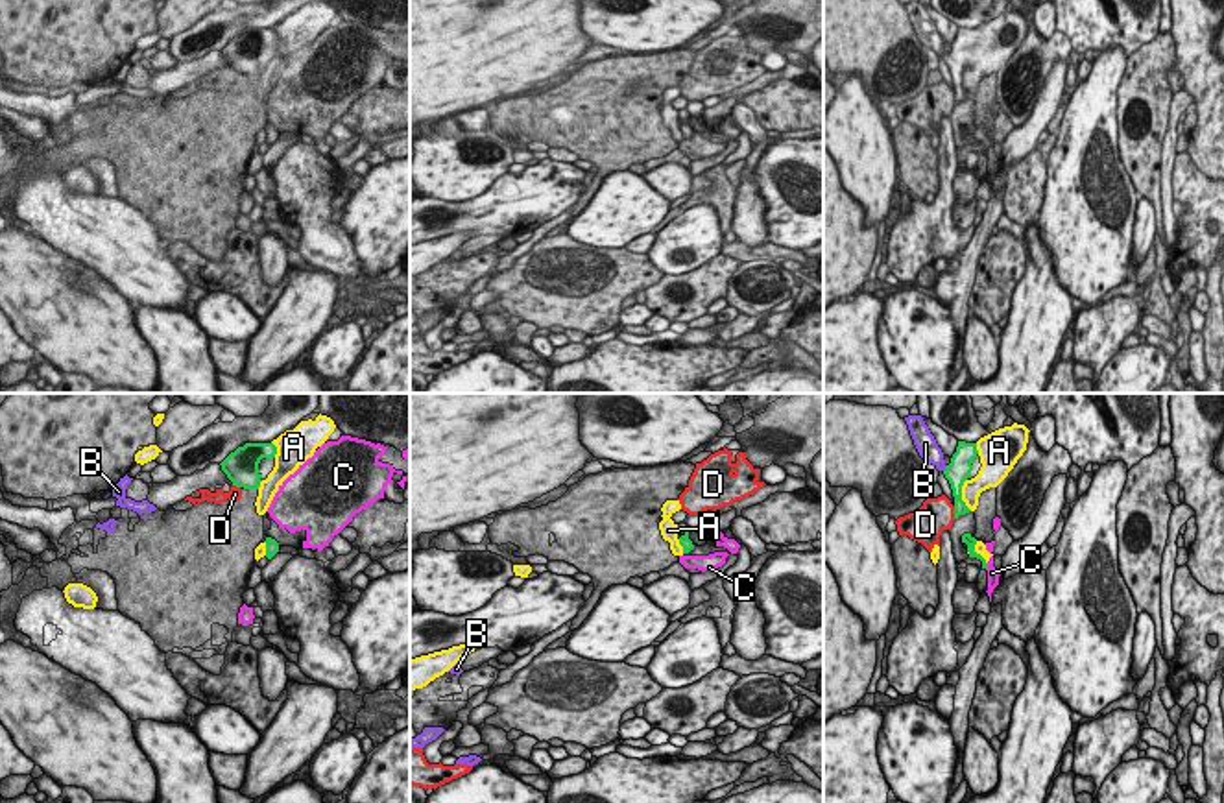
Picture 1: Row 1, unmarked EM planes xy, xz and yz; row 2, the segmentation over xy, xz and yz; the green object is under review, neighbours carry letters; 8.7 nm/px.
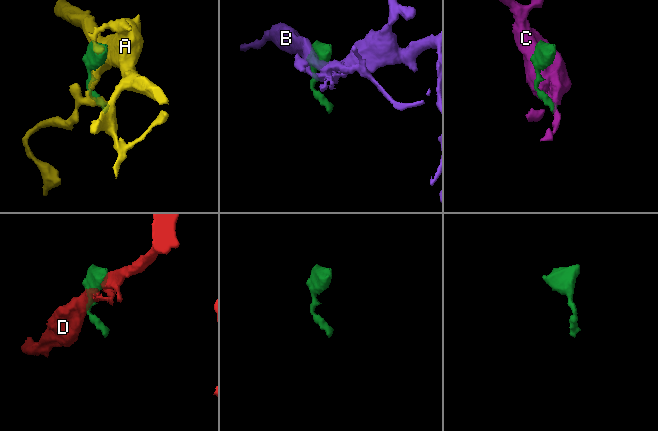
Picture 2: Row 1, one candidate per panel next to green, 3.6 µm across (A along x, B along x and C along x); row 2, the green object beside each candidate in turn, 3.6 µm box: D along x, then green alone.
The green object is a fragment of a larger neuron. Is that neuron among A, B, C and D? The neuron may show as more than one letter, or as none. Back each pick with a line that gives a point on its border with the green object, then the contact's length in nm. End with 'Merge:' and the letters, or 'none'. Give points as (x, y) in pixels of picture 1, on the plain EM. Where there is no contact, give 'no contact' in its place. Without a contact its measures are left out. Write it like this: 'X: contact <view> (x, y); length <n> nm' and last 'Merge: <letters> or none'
B: contact yz (946, 56); length 70 nm
Merge: B

